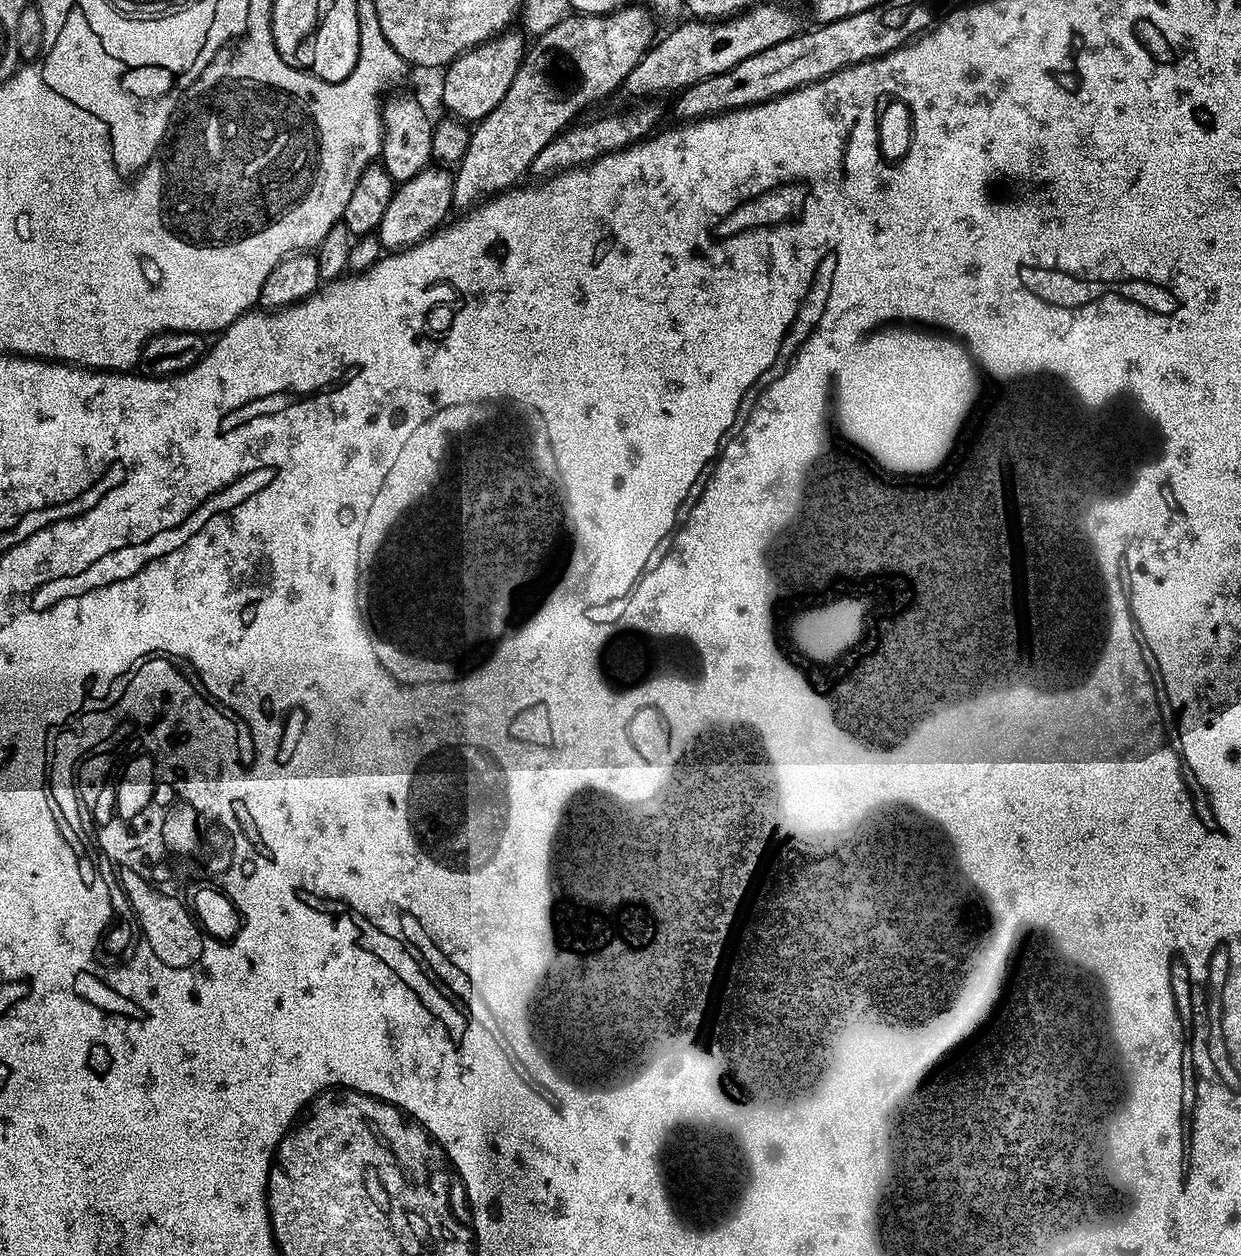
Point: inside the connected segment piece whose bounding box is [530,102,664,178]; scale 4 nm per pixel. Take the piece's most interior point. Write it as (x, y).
(578, 145)

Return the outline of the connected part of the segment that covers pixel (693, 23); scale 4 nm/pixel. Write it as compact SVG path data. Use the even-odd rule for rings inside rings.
M753 3L752 7L731 17L715 22L688 18L677 23L673 32L659 37L643 58L630 70L623 82L622 92L636 98L660 98L663 92L679 93L703 79L722 74L743 59L759 54L801 31L800 20L788 8L780 4ZM664 36L664 37L663 37Z

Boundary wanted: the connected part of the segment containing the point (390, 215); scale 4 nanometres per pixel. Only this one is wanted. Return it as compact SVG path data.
M429 166L422 169L418 174L414 174L414 178L410 178L406 183L399 185L390 198L389 205L382 215L378 227L381 249L413 248L417 242L425 240L437 228L441 227L449 219L448 212L453 211L453 179L453 173L447 167Z

